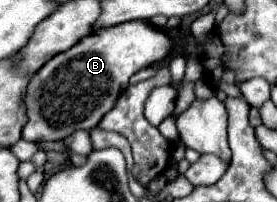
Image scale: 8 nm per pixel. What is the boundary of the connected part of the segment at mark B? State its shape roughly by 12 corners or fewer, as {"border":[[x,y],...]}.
{"border":[[101,28],[33,74],[23,138],[91,130],[169,36]]}

